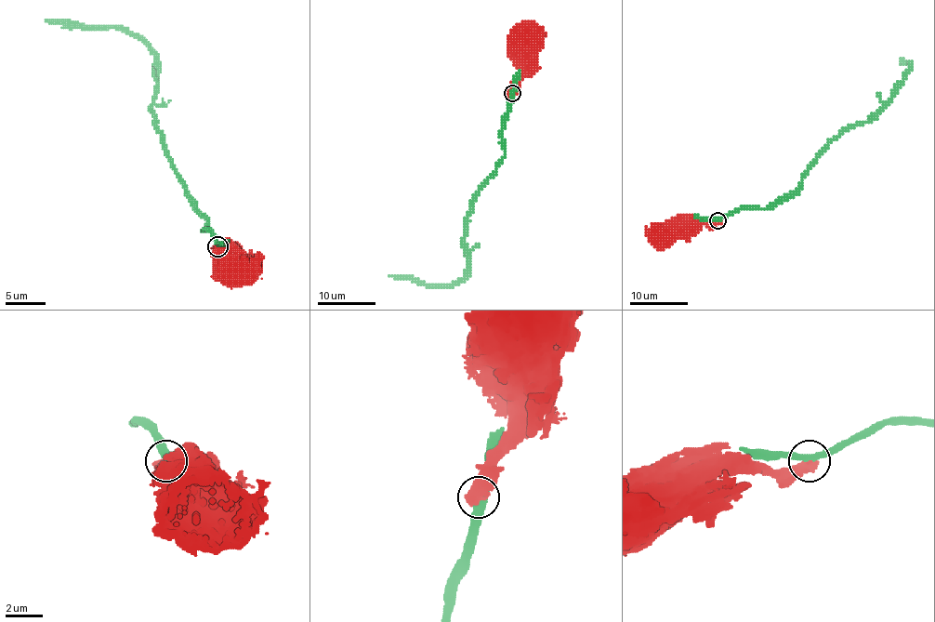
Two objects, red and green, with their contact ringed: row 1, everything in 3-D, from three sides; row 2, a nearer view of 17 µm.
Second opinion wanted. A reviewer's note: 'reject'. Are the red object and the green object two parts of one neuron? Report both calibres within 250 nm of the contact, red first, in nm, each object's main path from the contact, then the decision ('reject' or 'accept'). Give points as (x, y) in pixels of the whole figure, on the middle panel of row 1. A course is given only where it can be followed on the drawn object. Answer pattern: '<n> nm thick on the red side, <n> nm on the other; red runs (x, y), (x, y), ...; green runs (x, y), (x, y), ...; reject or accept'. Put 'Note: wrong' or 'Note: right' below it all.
700 nm thick on the red side, 400 nm on the other; red runs (511, 93), (514, 80), (523, 68), (523, 52), (516, 36), (520, 36), (521, 41); green runs (511, 93), (504, 117), (504, 156), (475, 195), (467, 218), (467, 273), (445, 285), (422, 285), (388, 275); reject
Note: right

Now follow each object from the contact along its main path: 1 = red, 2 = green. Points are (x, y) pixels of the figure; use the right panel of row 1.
1: (717, 219), (677, 222), (661, 232), (661, 237), (665, 235)
2: (717, 219), (786, 200), (820, 152), (889, 99), (910, 65), (900, 59)

